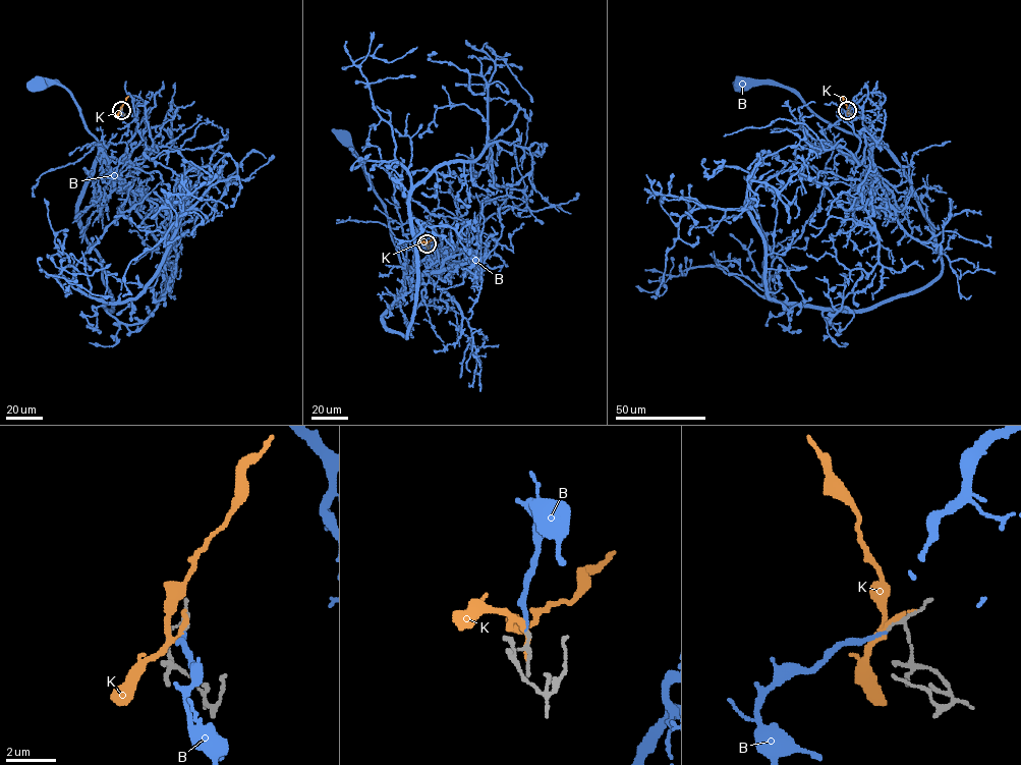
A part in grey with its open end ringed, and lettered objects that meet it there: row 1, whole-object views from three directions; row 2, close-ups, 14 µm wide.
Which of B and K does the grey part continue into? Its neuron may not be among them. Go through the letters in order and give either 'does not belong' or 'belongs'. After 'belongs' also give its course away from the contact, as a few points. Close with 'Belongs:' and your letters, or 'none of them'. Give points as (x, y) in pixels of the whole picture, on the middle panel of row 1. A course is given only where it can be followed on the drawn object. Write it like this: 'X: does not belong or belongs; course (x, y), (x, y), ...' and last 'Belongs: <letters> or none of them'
B: belongs; course (427, 243), (427, 234), (434, 230), (441, 249), (403, 270), (385, 206), (344, 137)
K: does not belong
Belongs: B

